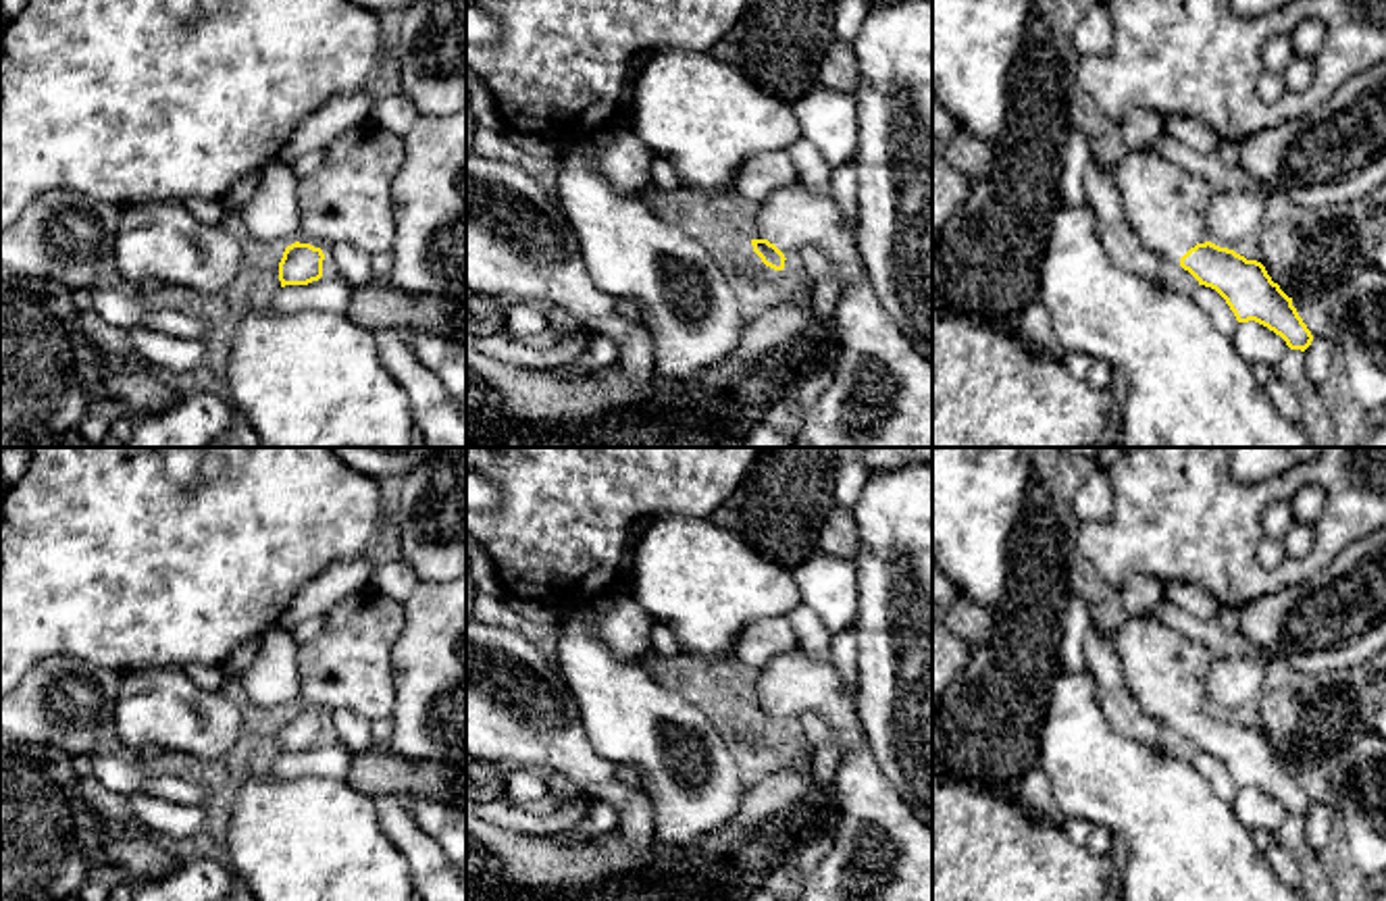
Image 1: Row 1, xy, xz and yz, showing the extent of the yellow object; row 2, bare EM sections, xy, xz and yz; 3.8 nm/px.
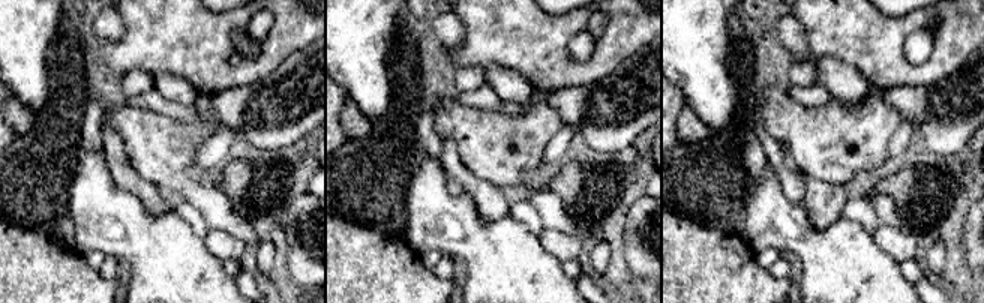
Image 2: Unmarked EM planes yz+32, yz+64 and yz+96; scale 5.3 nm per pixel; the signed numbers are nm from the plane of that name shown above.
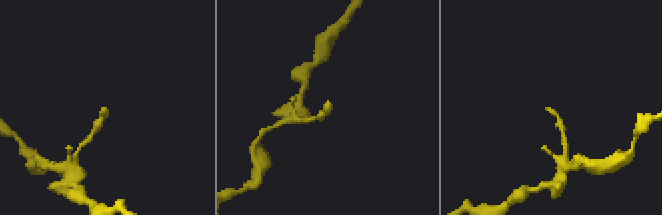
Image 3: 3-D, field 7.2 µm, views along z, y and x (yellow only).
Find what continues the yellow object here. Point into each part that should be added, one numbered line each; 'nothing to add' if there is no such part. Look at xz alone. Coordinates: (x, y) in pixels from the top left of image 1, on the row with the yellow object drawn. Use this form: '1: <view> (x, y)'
1: xz (793, 217)

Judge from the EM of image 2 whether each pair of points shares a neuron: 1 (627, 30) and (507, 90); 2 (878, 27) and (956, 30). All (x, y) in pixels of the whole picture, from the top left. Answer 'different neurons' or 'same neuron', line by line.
1: different neurons
2: same neuron

